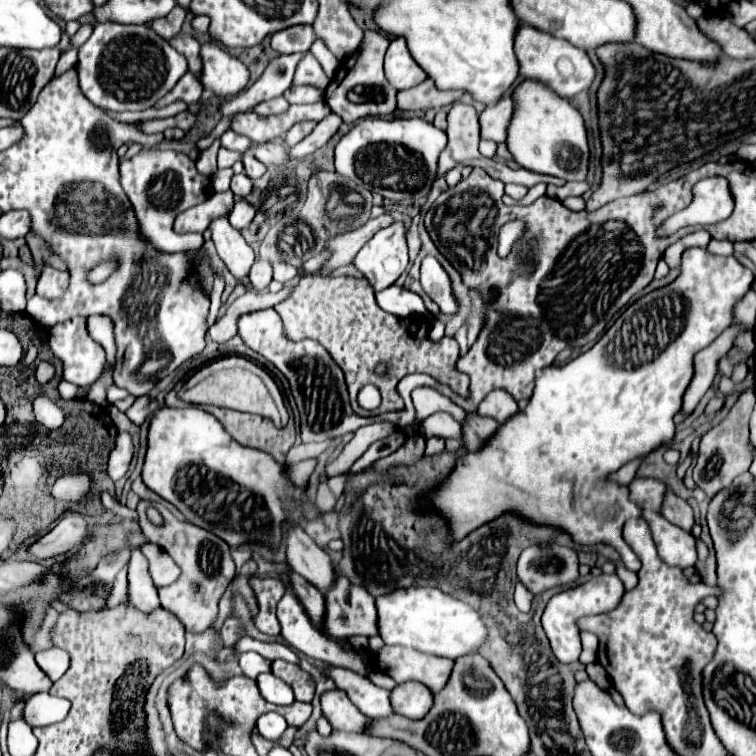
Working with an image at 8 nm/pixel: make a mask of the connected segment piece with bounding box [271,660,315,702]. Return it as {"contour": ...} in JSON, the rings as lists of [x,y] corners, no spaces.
{"contour":[[[275,660],[271,666],[271,672],[279,678],[283,678],[283,682],[287,682],[293,692],[295,692],[295,700],[299,702],[311,702],[315,696],[315,680],[311,674],[307,674],[305,670],[301,670],[295,664],[289,664],[285,660]]]}

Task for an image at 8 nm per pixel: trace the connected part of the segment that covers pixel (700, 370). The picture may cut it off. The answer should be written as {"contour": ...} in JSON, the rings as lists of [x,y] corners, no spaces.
{"contour":[[[723,338],[723,342],[713,342],[695,356],[695,376],[683,396],[683,412],[693,412],[703,394],[713,384],[717,376],[719,360],[730,350],[735,338]]]}

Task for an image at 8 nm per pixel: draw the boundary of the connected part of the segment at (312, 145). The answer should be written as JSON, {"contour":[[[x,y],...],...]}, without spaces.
{"contour":[[[329,114],[327,118],[323,118],[319,124],[317,124],[317,128],[309,134],[309,136],[305,136],[299,144],[295,144],[295,146],[291,146],[287,152],[289,152],[289,158],[293,160],[293,158],[303,158],[303,156],[309,156],[309,154],[313,154],[315,150],[319,150],[321,146],[325,146],[329,140],[331,140],[331,136],[337,132],[337,128],[341,126],[341,118],[337,116],[337,114]]]}

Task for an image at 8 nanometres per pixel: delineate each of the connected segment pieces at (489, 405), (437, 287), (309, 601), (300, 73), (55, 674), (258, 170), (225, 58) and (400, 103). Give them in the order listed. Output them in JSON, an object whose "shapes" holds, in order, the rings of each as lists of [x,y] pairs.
{"shapes":[[[[493,390],[481,404],[479,404],[479,412],[483,416],[495,418],[499,424],[507,422],[507,418],[515,416],[515,412],[519,412],[517,402],[505,392],[505,390]]],[[[425,256],[421,262],[421,276],[423,276],[423,290],[425,294],[447,314],[455,314],[459,310],[459,302],[453,294],[449,274],[439,264],[435,256]]],[[[289,572],[289,576],[291,576],[291,584],[295,588],[295,594],[299,596],[299,600],[305,606],[307,614],[311,616],[313,624],[323,632],[323,624],[325,624],[325,596],[319,590],[315,590],[315,586],[311,586],[299,574]]],[[[307,52],[301,62],[297,64],[297,70],[295,70],[295,84],[311,84],[311,86],[317,86],[317,88],[325,88],[329,84],[321,64],[317,62],[317,58]]],[[[55,646],[37,652],[37,654],[35,654],[35,660],[39,662],[39,668],[41,668],[53,682],[59,680],[59,678],[67,672],[69,662],[71,662],[71,660],[69,660],[69,654],[63,652],[63,650],[59,650],[59,648],[55,648]]],[[[245,152],[245,154],[243,154],[243,164],[245,164],[245,174],[247,174],[251,180],[255,180],[255,178],[259,178],[259,176],[265,174],[265,166],[263,166],[251,152]]],[[[217,42],[201,44],[201,62],[201,84],[215,96],[233,96],[247,86],[247,66],[239,58],[231,56]]],[[[427,78],[419,86],[399,92],[397,94],[397,108],[399,110],[429,110],[429,108],[439,110],[441,106],[457,102],[461,98],[461,94],[463,92],[455,92],[455,90],[441,92],[435,88],[431,78]]]]}

